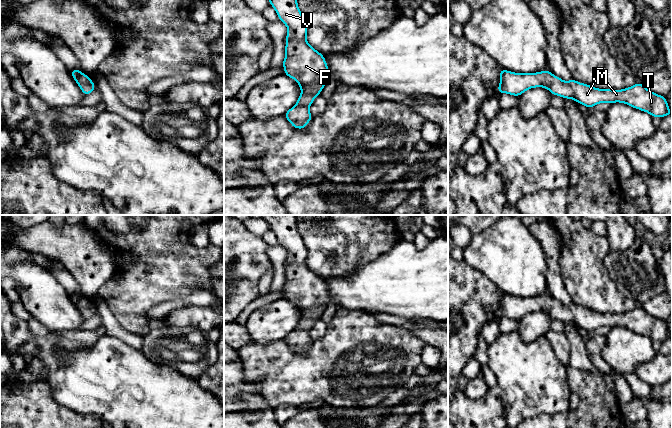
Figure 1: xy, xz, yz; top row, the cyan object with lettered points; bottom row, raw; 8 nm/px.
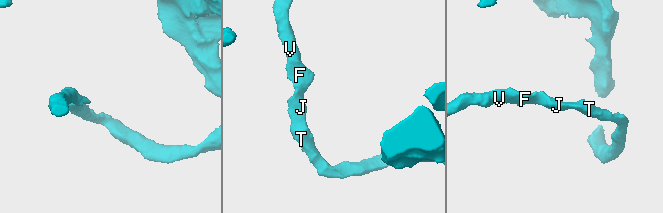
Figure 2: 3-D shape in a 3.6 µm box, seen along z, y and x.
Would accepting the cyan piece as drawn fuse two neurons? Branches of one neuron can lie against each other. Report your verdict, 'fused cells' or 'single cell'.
single cell

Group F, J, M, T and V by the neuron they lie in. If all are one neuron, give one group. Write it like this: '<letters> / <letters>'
F J M T V

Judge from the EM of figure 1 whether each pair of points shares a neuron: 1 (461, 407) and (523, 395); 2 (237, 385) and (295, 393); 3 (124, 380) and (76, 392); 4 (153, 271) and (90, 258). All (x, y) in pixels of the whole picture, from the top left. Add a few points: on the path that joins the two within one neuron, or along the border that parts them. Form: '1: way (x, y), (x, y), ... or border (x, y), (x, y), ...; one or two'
1: way (476, 407), (483, 407), (495, 395), (508, 395); one
2: border (244, 370), (245, 377), (259, 385), (260, 393); two
3: way (112, 380), (88, 381); one
4: border (117, 265), (114, 273), (103, 284); two

